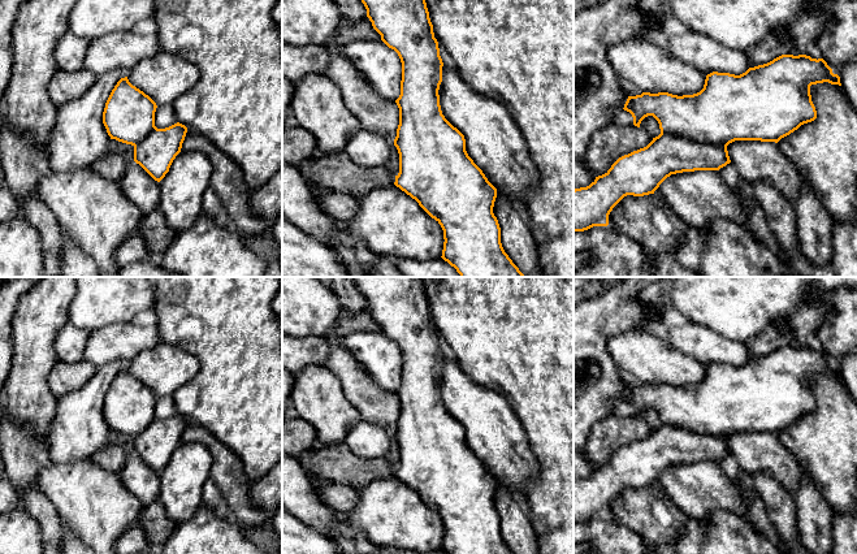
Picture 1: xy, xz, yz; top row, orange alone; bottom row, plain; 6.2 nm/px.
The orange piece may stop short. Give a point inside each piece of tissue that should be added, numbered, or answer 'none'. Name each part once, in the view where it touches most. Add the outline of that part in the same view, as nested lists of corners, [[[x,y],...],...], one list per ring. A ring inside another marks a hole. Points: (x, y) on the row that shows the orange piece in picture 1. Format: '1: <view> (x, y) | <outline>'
none

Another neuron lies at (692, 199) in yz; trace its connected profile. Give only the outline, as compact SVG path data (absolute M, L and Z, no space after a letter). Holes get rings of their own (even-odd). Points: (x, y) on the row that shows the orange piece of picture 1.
M718 170L671 174L658 189L665 198L663 202L654 194L644 196L627 195L609 215L609 225L639 242L653 255L674 254L691 228L704 231L715 218L731 220L740 225L745 224L746 211L743 207L743 200L748 196L737 187L730 187Z

